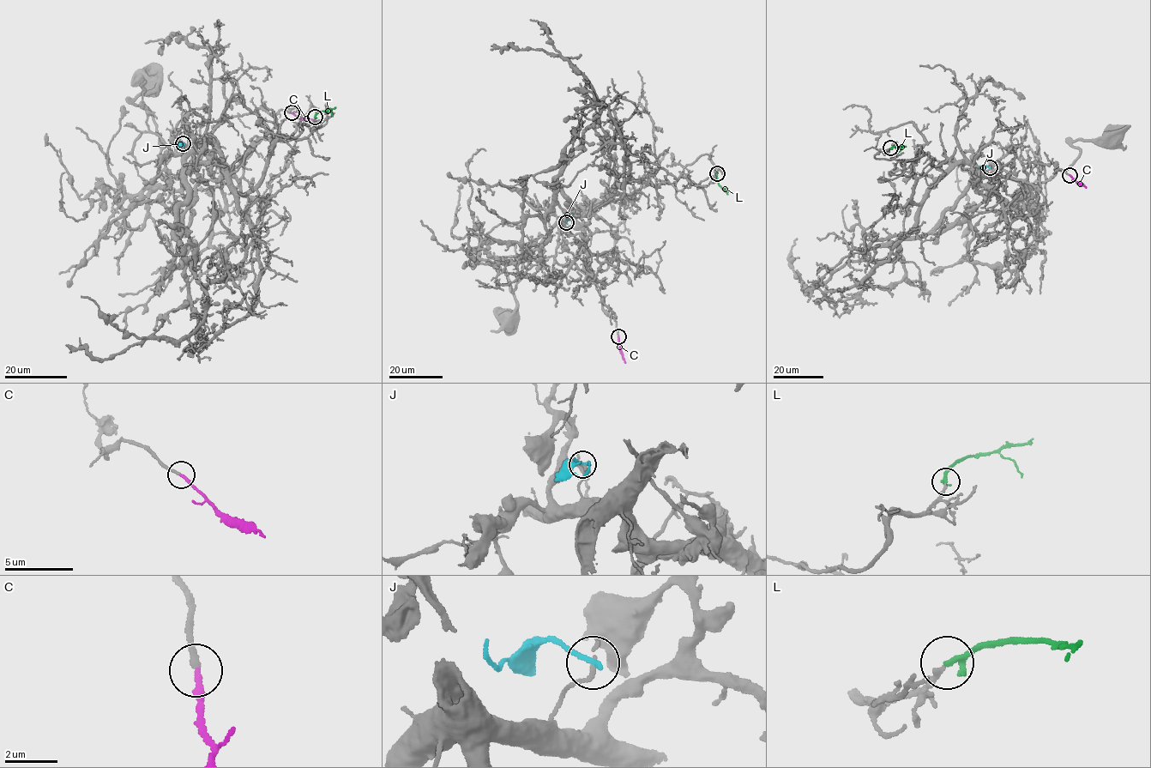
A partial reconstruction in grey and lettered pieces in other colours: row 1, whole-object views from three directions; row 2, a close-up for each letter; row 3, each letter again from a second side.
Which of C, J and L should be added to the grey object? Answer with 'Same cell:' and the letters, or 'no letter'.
Same cell: C, L

